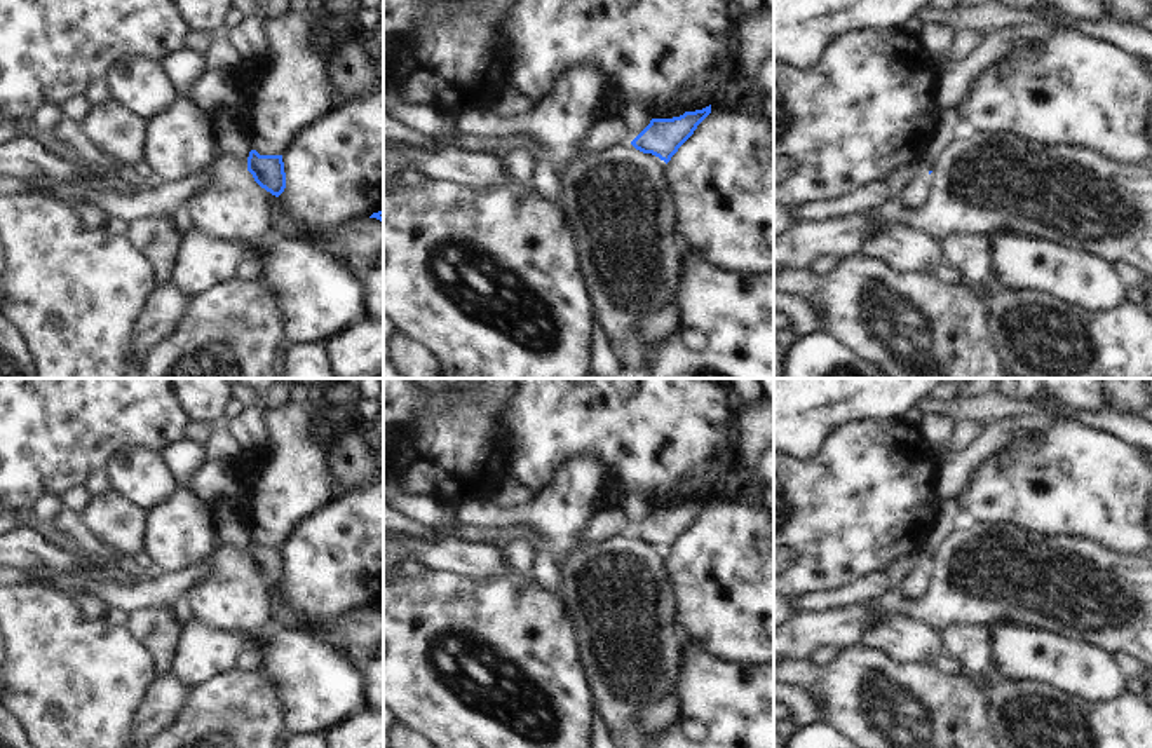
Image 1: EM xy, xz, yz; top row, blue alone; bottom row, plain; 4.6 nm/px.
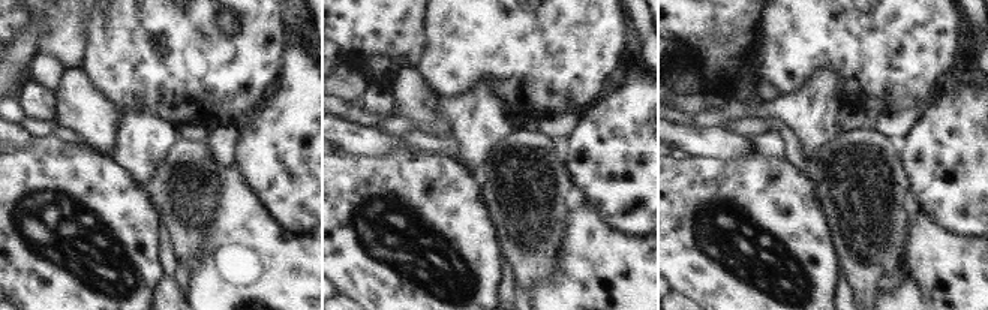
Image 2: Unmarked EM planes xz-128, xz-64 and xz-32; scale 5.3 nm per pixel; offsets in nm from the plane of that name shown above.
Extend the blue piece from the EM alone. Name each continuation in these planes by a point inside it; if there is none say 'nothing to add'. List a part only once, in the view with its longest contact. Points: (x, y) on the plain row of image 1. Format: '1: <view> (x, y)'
nothing to add

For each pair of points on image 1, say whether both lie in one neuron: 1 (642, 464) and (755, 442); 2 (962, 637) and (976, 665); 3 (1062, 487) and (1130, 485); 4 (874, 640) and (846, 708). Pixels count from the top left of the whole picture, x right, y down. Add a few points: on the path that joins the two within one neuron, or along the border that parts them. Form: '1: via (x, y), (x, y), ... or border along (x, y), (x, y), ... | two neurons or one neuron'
1: border along (739, 414), (736, 450) | two neurons
2: via (969, 644), (976, 651), (976, 658) | one neuron
3: via (1079, 485), (1112, 485) | one neuron
4: border along (863, 644), (908, 663) | two neurons

